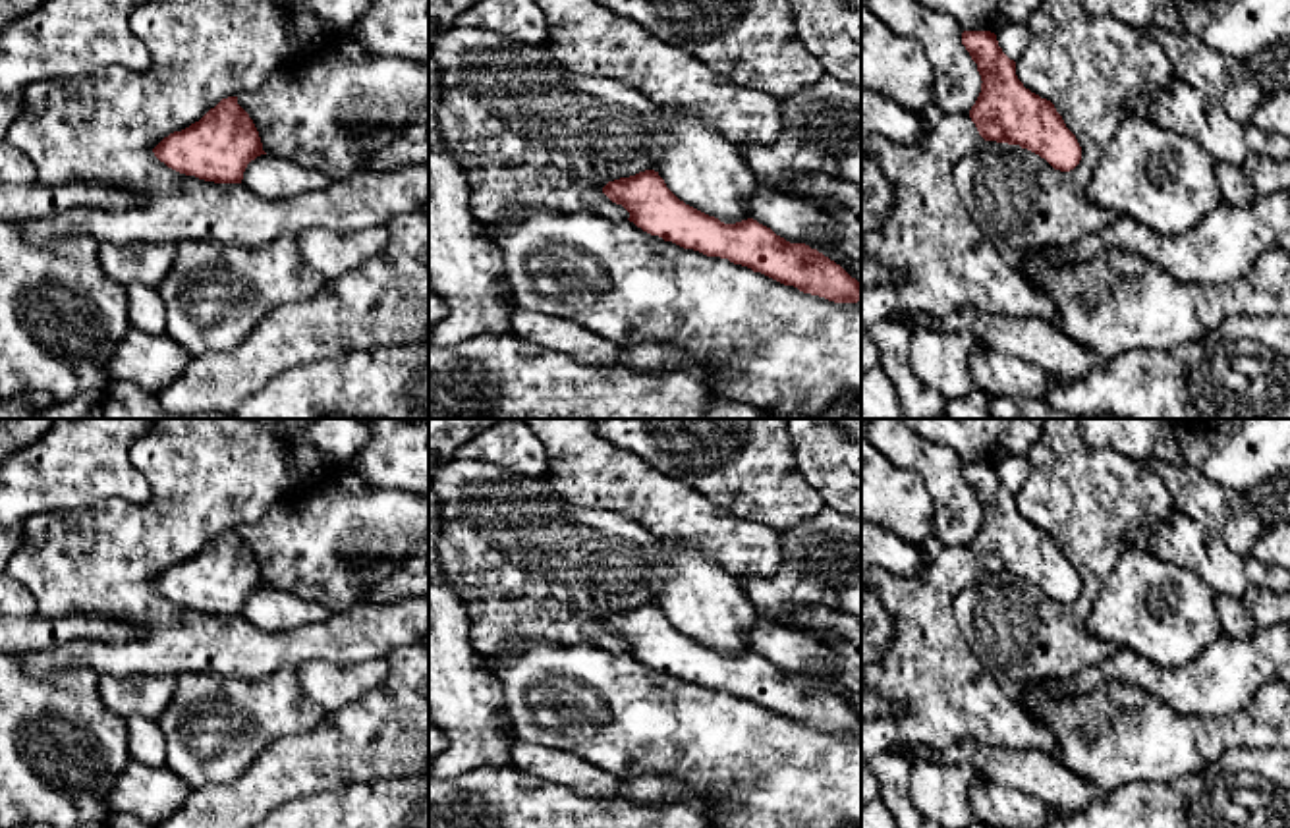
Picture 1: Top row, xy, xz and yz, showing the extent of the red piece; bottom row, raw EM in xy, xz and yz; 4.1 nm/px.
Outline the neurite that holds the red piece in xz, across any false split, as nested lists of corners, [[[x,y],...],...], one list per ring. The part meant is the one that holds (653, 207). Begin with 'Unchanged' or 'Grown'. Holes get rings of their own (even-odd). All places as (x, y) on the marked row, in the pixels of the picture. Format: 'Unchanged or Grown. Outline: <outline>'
Unchanged. Outline: [[[655,170],[608,181],[603,193],[651,235],[761,272],[803,293],[857,303],[861,284],[805,243],[790,243],[753,218],[724,224],[680,201]]]

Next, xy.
Unchanged. Outline: [[[238,97],[222,98],[199,122],[164,137],[154,156],[168,168],[214,183],[241,183],[263,143]]]

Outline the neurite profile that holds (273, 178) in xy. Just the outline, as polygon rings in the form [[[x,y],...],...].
[[[261,154],[247,164],[241,183],[266,201],[282,201],[321,191],[330,179],[322,172],[303,168],[297,162]]]

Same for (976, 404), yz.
[[[973,388],[962,398],[948,400],[937,419],[996,419],[991,411],[991,396]]]

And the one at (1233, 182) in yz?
[[[1215,162],[1215,176],[1222,203],[1249,207],[1257,199],[1255,187],[1249,183],[1242,166]]]

